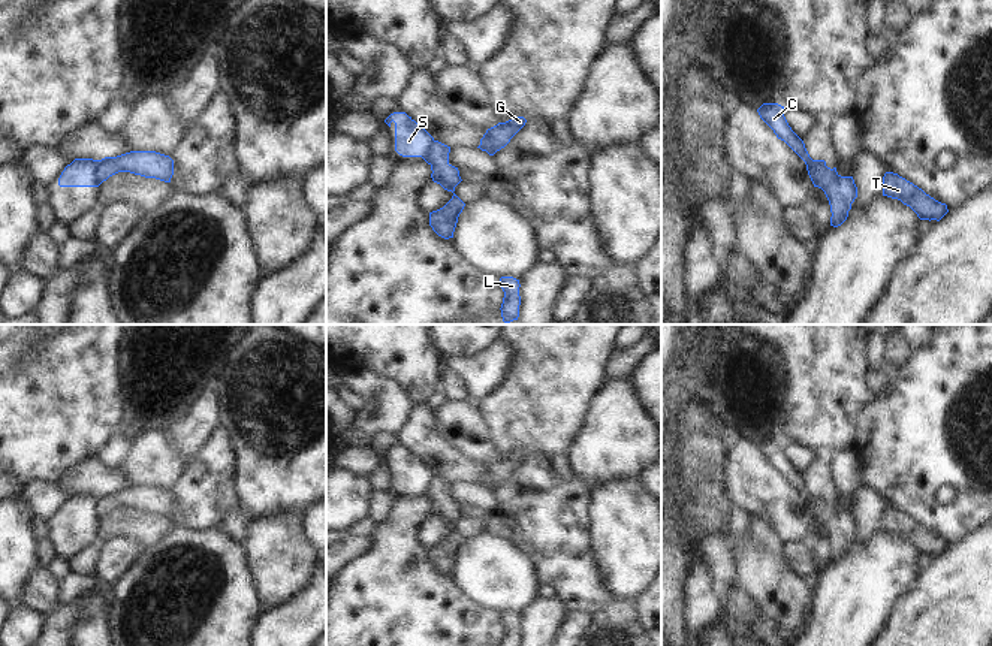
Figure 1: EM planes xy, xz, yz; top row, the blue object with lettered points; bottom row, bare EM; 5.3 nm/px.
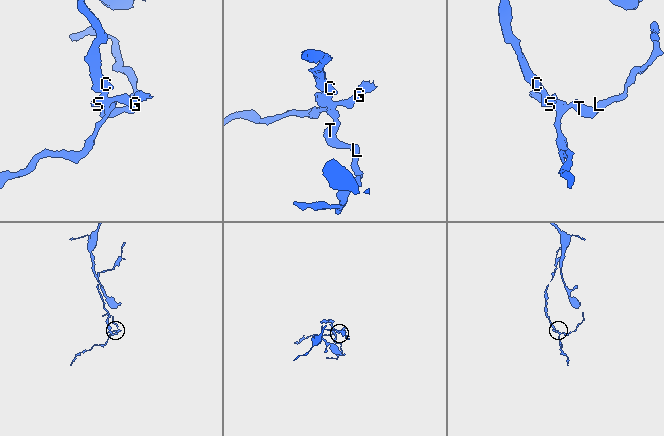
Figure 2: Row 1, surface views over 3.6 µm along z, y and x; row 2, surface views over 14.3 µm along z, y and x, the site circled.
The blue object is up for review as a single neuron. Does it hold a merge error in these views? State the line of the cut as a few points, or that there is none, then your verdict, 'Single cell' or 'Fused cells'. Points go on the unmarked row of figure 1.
Split along yz (814, 495), (813, 510), (817, 521). Fused cells.

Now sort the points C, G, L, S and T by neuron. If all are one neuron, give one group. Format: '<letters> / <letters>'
C S / G L T

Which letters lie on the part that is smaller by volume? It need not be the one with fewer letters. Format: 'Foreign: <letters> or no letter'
Foreign: C, S

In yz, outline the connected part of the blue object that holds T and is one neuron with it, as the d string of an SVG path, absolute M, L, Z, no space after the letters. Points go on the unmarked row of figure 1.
M893 507L883 511L883 531L898 534L910 541L920 555L940 556L947 547L947 540L935 535L922 523Z

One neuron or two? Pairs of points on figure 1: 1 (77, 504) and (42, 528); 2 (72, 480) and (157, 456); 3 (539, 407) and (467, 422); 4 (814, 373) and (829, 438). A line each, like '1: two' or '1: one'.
1: two
2: one
3: two
4: one

